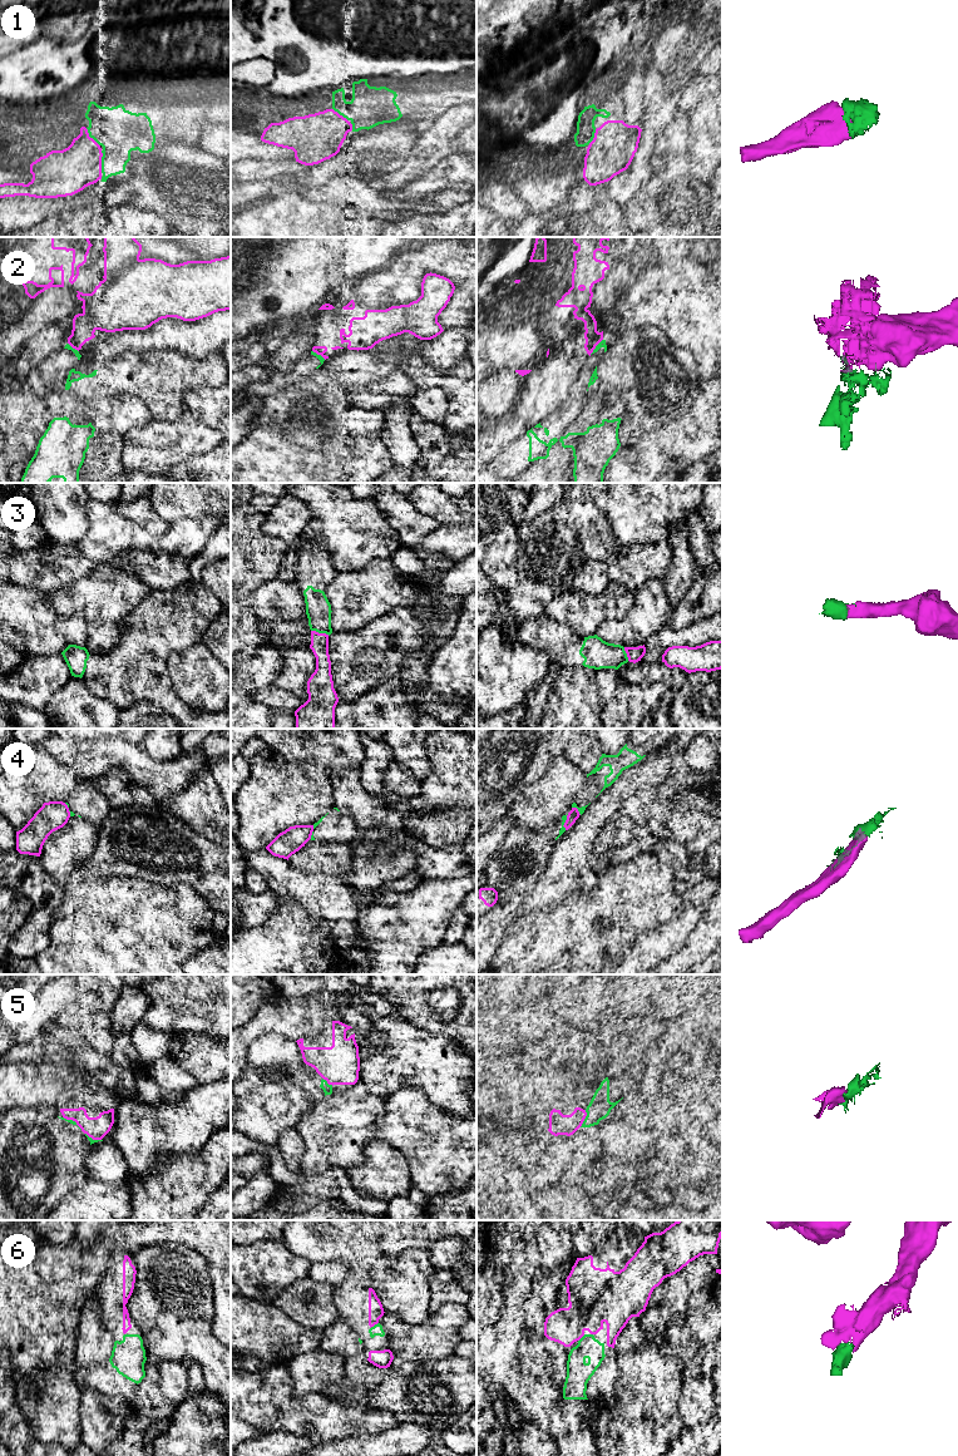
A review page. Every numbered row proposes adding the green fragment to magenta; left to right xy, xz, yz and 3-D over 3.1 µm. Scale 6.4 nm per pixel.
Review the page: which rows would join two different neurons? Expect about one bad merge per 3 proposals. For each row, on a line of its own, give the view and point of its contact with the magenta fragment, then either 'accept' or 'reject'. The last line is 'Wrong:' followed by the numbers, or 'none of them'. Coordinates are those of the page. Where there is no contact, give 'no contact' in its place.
1: xy (100, 162) | accept
2: yz (596, 345) | reject
3: xz (320, 633) | accept
4: yz (566, 822) | reject
5: yz (584, 1118) | accept
6: xz (374, 1324) | accept
Wrong: 2, 4

